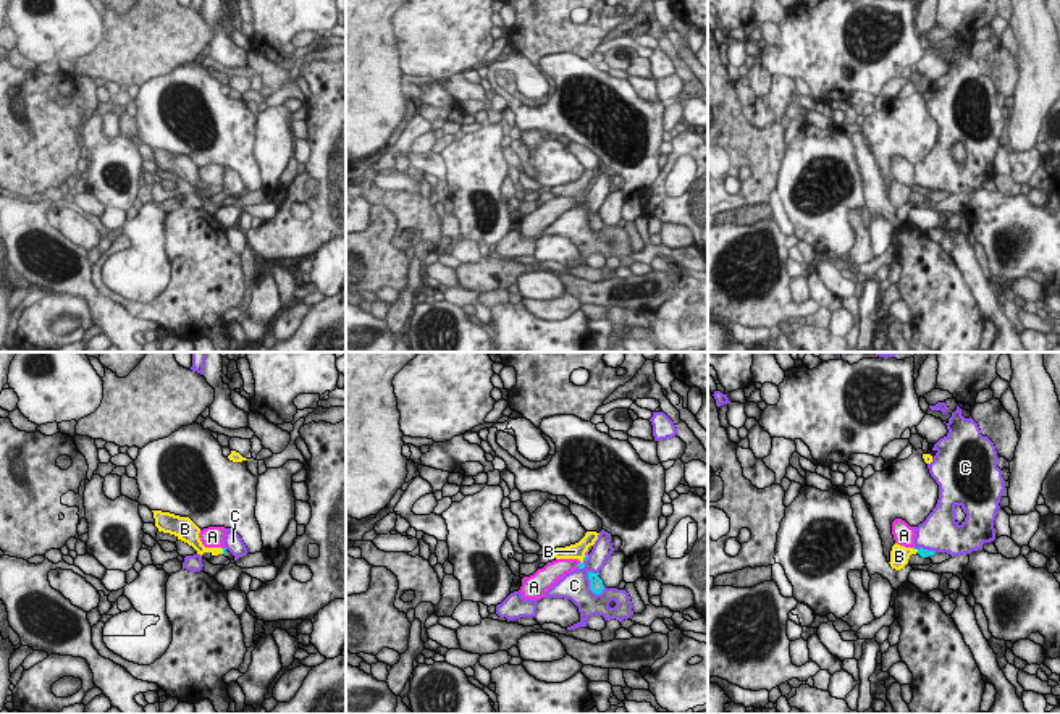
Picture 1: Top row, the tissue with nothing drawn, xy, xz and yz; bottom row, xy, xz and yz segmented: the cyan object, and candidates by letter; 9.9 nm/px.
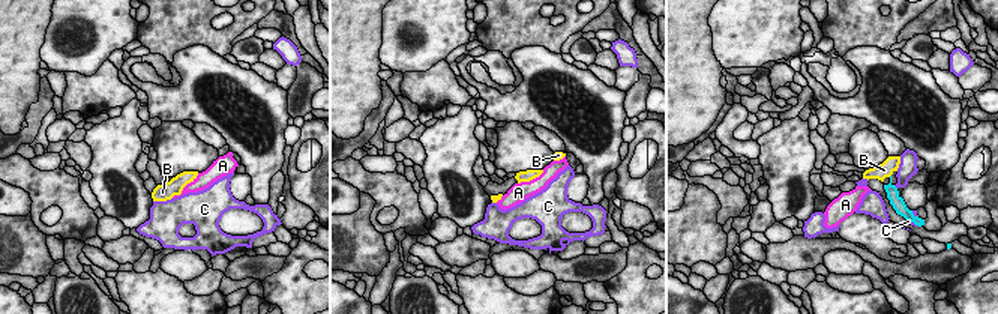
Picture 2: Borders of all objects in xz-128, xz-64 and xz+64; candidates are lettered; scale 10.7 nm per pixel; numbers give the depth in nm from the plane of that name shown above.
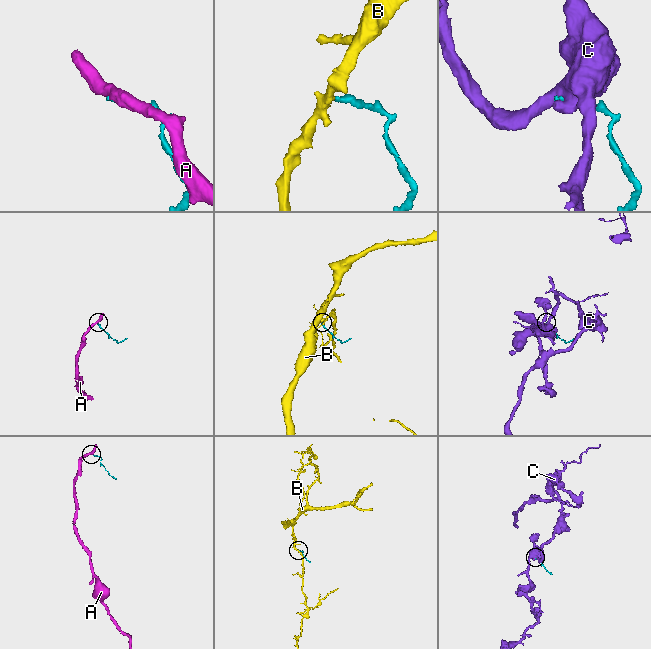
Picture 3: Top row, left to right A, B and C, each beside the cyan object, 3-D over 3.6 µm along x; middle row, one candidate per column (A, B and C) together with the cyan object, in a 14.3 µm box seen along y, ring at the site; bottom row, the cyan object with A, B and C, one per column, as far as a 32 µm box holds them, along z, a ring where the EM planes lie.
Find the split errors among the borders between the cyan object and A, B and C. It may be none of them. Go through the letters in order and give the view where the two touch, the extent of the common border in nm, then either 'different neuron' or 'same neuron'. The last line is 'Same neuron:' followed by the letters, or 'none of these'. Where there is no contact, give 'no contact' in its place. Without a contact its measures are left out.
A: meets cyan in xz; contact 70 nm long; different neuron
B: meets cyan in xz; contact 100 nm long; same neuron
C: meets cyan in xz; contact 280 nm long; different neuron
Same neuron: B

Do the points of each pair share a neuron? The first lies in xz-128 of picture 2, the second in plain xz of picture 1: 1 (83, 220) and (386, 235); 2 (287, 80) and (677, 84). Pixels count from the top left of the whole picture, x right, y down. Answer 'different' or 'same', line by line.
1: different
2: same

